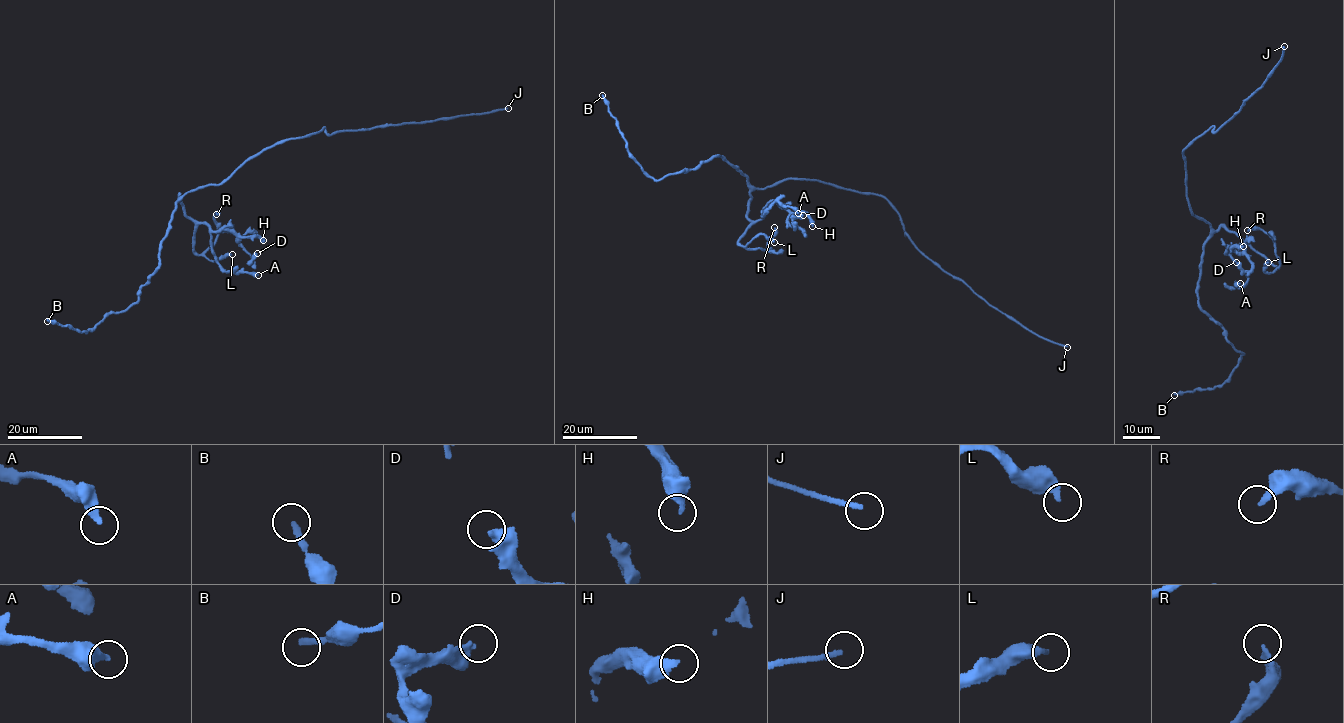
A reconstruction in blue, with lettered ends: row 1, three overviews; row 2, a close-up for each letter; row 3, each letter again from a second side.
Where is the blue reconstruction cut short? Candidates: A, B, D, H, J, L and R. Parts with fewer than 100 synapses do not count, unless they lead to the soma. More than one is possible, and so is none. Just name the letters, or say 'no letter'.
J

